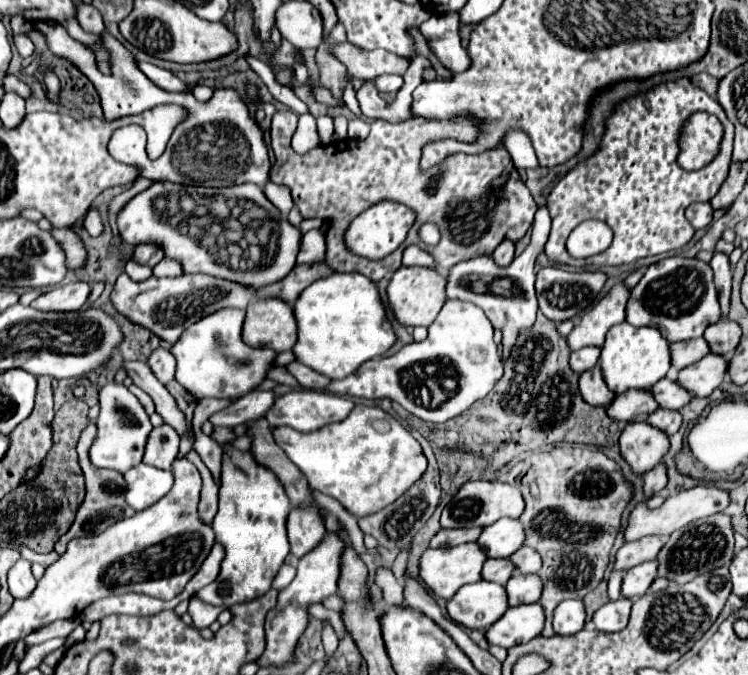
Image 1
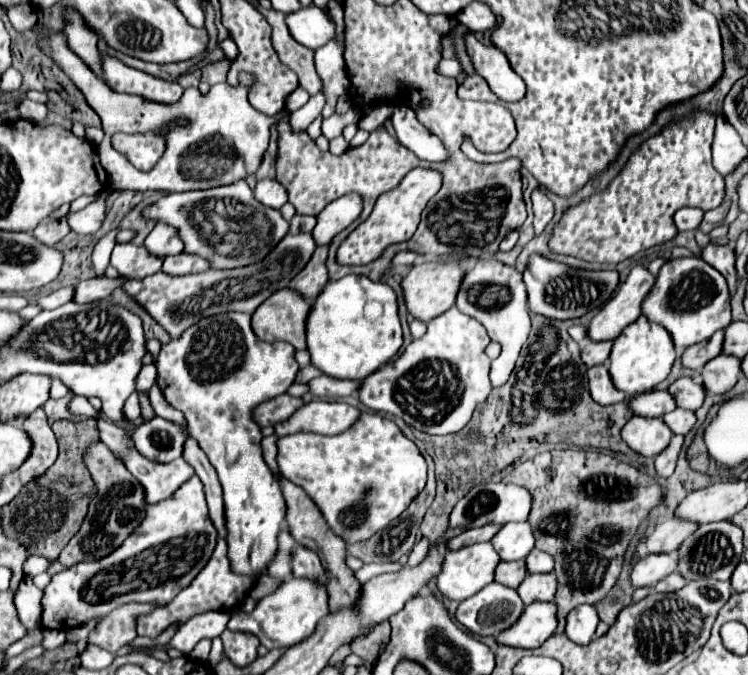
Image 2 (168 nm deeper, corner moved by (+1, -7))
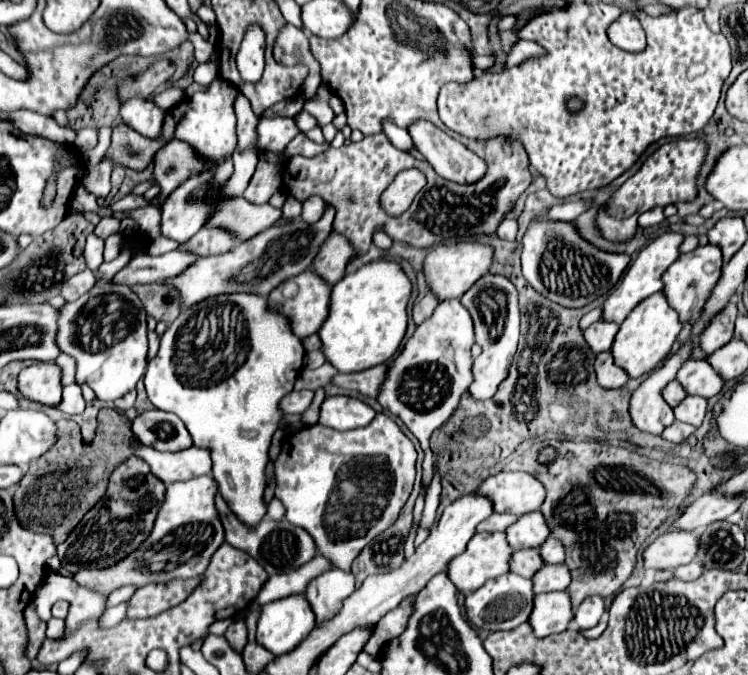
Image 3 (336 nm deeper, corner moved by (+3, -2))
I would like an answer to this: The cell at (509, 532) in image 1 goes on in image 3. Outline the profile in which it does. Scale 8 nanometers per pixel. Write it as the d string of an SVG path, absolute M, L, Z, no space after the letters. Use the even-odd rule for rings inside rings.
M532 511L532 513L522 515L516 523L512 523L506 529L508 545L514 551L516 549L540 547L540 543L544 543L546 537L548 537L548 527L546 527L544 517L540 515L540 511Z

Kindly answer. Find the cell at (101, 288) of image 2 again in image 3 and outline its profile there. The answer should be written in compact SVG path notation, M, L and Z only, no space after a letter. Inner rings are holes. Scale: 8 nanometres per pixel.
M170 251L160 257L150 255L136 255L122 271L118 271L112 279L116 285L136 285L136 283L158 283L178 271L184 271L196 257L194 255L180 255L180 251Z

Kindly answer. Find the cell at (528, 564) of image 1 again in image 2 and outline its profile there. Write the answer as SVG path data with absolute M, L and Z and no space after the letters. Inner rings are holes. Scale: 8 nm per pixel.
M532 550L526 558L528 564L528 572L552 572L554 570L554 558L542 550Z

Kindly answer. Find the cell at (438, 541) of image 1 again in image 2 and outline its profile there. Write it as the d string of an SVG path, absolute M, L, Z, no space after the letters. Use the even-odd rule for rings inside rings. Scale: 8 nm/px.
M488 524L488 526L482 526L482 528L466 530L464 534L452 538L452 540L448 542L448 548L450 548L450 550L458 550L458 548L464 548L464 546L470 546L470 544L476 544L476 542L492 540L500 528L502 528L500 524Z

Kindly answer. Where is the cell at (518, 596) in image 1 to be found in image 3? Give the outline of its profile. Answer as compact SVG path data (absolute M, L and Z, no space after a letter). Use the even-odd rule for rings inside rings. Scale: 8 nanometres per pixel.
M542 565L534 577L534 593L550 593L550 591L564 591L570 583L570 571L566 565Z

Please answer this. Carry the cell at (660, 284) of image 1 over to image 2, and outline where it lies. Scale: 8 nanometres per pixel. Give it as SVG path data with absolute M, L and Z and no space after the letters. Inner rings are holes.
M698 256L668 260L658 272L658 280L642 304L642 314L648 316L648 320L666 326L676 348L692 346L732 322L726 278Z

